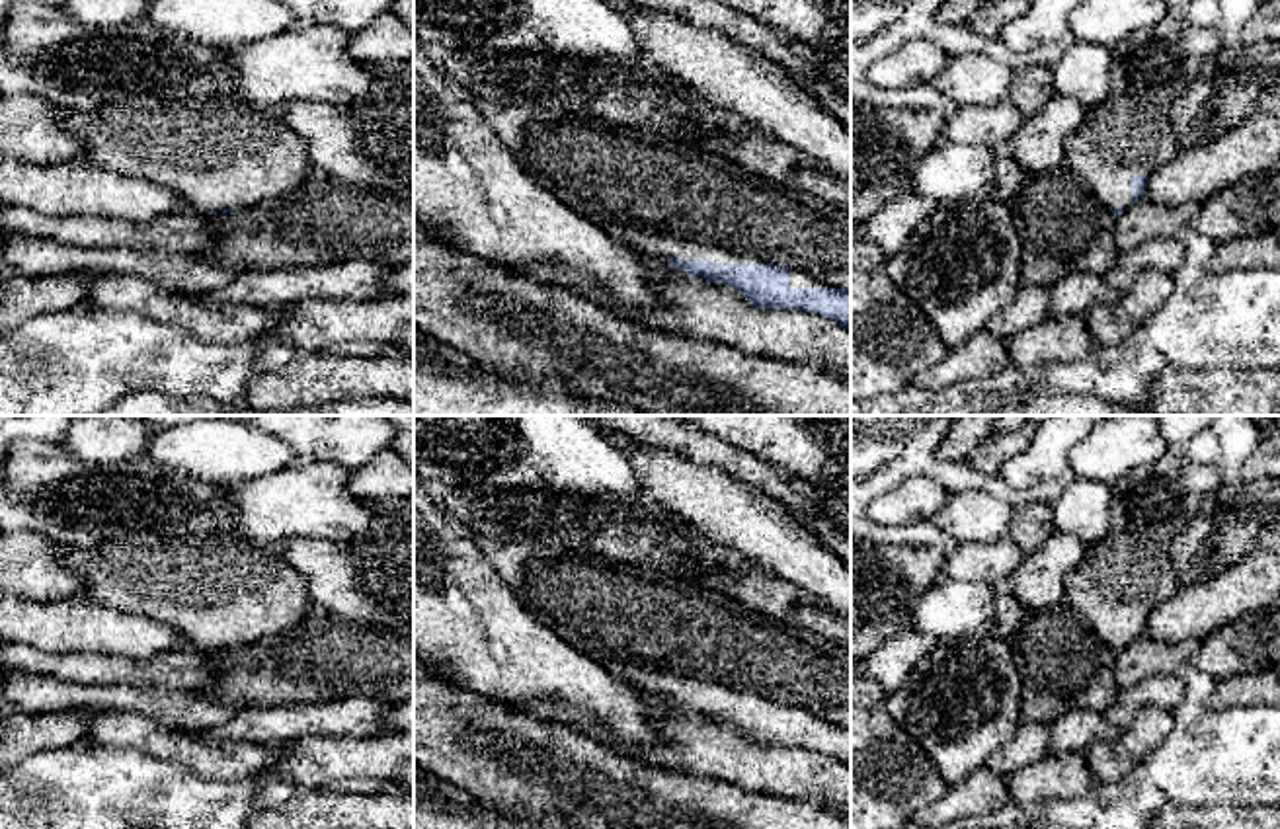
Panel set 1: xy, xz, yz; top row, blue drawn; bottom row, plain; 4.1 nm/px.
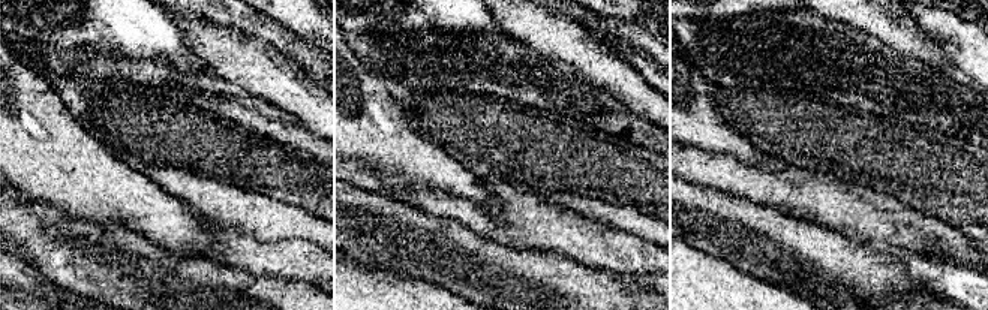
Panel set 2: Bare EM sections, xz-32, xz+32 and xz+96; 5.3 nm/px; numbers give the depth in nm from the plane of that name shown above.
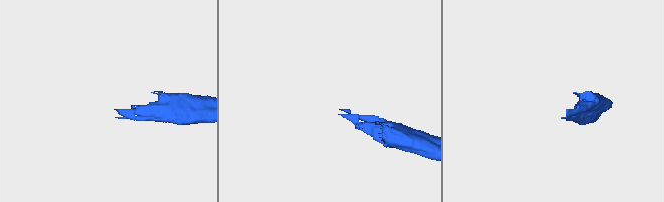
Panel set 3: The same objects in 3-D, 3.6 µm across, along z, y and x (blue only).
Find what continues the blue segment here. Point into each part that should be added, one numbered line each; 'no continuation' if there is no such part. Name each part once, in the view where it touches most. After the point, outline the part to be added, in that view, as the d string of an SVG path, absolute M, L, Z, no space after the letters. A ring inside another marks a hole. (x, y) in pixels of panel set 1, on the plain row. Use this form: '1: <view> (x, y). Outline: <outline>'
1: xz (646, 677). Outline: M611 663L609 671L617 673L626 683L656 692L660 696L710 696L714 700L765 700L753 692L734 691L716 683L704 683L699 679L677 677L669 671L661 671L646 663Z

